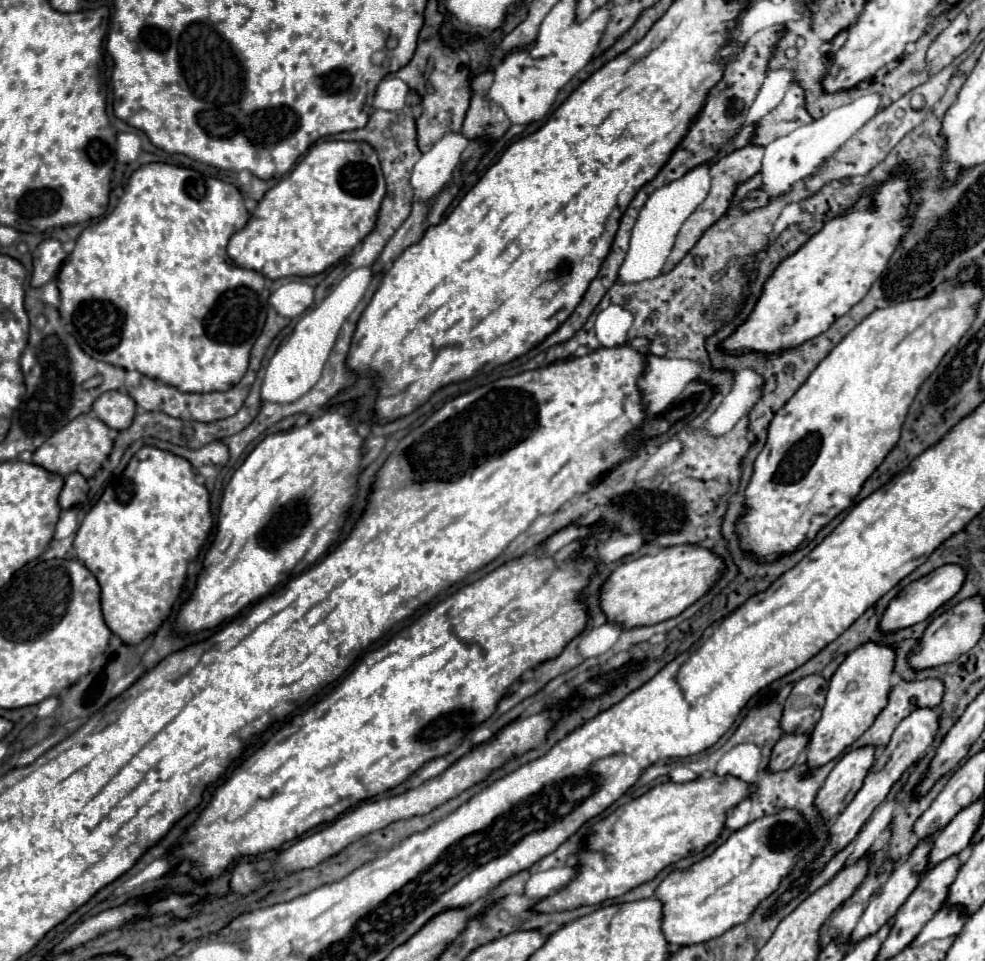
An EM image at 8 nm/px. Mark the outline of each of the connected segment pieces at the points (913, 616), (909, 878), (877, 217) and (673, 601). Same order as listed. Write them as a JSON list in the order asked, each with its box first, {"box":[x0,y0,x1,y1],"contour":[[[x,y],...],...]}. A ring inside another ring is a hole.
[{"box":[878,565,964,633],"contour":[[[944,565],[940,569],[934,569],[932,573],[924,575],[922,579],[906,585],[898,597],[894,597],[890,601],[890,605],[886,607],[878,627],[882,633],[894,633],[894,631],[900,631],[900,629],[906,629],[906,627],[912,627],[924,619],[928,619],[942,603],[946,603],[948,599],[952,599],[958,591],[960,591],[960,585],[964,583],[964,571],[962,567],[958,565]]]},{"box":[848,839,932,945],"contour":[[[932,839],[922,841],[922,843],[910,853],[910,857],[886,879],[886,883],[884,883],[882,889],[878,891],[878,897],[872,897],[872,899],[870,899],[870,903],[868,903],[864,915],[860,917],[860,921],[858,921],[858,925],[854,927],[854,931],[850,933],[848,943],[856,945],[856,943],[864,941],[866,937],[874,935],[882,925],[886,925],[886,923],[896,915],[896,911],[898,911],[900,905],[908,899],[908,893],[912,893],[912,889],[916,889],[918,879],[920,879],[920,875],[924,873],[924,857],[928,857],[928,849],[932,849]]]},{"box":[720,181,912,355],"contour":[[[888,181],[884,189],[880,189],[880,197],[876,197],[876,209],[864,209],[864,197],[852,207],[852,213],[844,213],[844,217],[836,217],[824,225],[804,247],[798,249],[792,257],[784,259],[774,273],[764,283],[762,295],[758,297],[752,313],[748,319],[736,327],[736,331],[720,343],[720,349],[730,355],[744,355],[744,353],[764,353],[764,355],[778,355],[786,349],[792,349],[808,339],[818,337],[824,333],[838,317],[848,313],[872,287],[872,283],[884,271],[892,249],[896,249],[896,241],[900,241],[900,233],[908,227],[908,205],[910,197],[906,193],[912,181]]]},{"box":[600,545,724,629],"contour":[[[692,545],[666,547],[666,549],[660,549],[656,555],[644,555],[644,557],[638,557],[638,559],[630,561],[630,563],[618,565],[608,575],[604,585],[600,587],[600,609],[606,615],[608,623],[620,625],[622,629],[656,625],[656,623],[662,623],[666,619],[672,619],[672,617],[680,615],[686,607],[690,607],[696,599],[700,599],[712,587],[712,583],[720,577],[722,571],[724,571],[722,559],[716,557],[708,549],[692,547]]]}]

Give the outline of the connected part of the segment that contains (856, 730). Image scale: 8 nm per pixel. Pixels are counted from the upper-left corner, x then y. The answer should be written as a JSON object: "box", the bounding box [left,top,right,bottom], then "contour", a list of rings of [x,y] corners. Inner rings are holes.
{"box":[804,643,894,777],"contour":[[[866,643],[860,649],[846,655],[842,665],[836,669],[836,673],[830,679],[822,719],[816,723],[816,727],[810,733],[808,751],[806,751],[808,771],[804,773],[804,777],[808,777],[814,769],[826,765],[828,761],[836,759],[874,723],[878,713],[888,703],[892,661],[894,661],[892,649],[876,643]]]}

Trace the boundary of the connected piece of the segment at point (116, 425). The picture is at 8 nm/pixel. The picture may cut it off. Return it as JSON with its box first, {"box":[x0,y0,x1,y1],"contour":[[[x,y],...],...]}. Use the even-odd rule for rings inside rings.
{"box":[92,391,136,431],"contour":[[[106,391],[94,401],[92,413],[110,429],[122,431],[128,429],[128,425],[132,423],[132,417],[136,415],[136,403],[126,393]]]}

